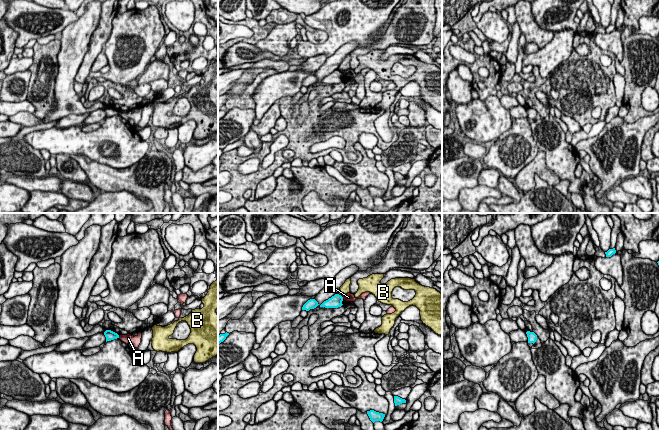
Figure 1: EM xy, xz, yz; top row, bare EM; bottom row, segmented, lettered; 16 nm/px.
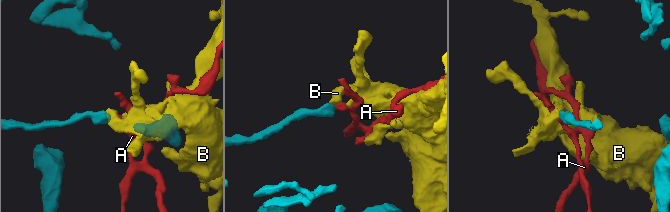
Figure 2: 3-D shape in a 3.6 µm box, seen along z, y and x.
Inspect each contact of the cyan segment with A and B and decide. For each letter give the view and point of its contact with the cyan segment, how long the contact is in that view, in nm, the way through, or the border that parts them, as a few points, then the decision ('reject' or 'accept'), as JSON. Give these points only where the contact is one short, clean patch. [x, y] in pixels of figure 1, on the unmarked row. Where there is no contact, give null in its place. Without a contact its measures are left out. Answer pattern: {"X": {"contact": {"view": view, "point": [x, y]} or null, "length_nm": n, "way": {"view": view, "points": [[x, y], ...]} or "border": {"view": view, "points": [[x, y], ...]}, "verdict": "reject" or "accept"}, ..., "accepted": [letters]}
{"A": {"contact": {"view": "xz", "point": [342, 74]}, "length_nm": 70, "border": {"view": "xz", "points": [[341, 72], [343, 75]]}, "verdict": "reject"}, "B": {"contact": {"view": "xz", "point": [338, 70]}, "length_nm": 100, "border": {"view": "xz", "points": [[337, 69], [341, 72]]}, "verdict": "reject"}, "accepted": []}

